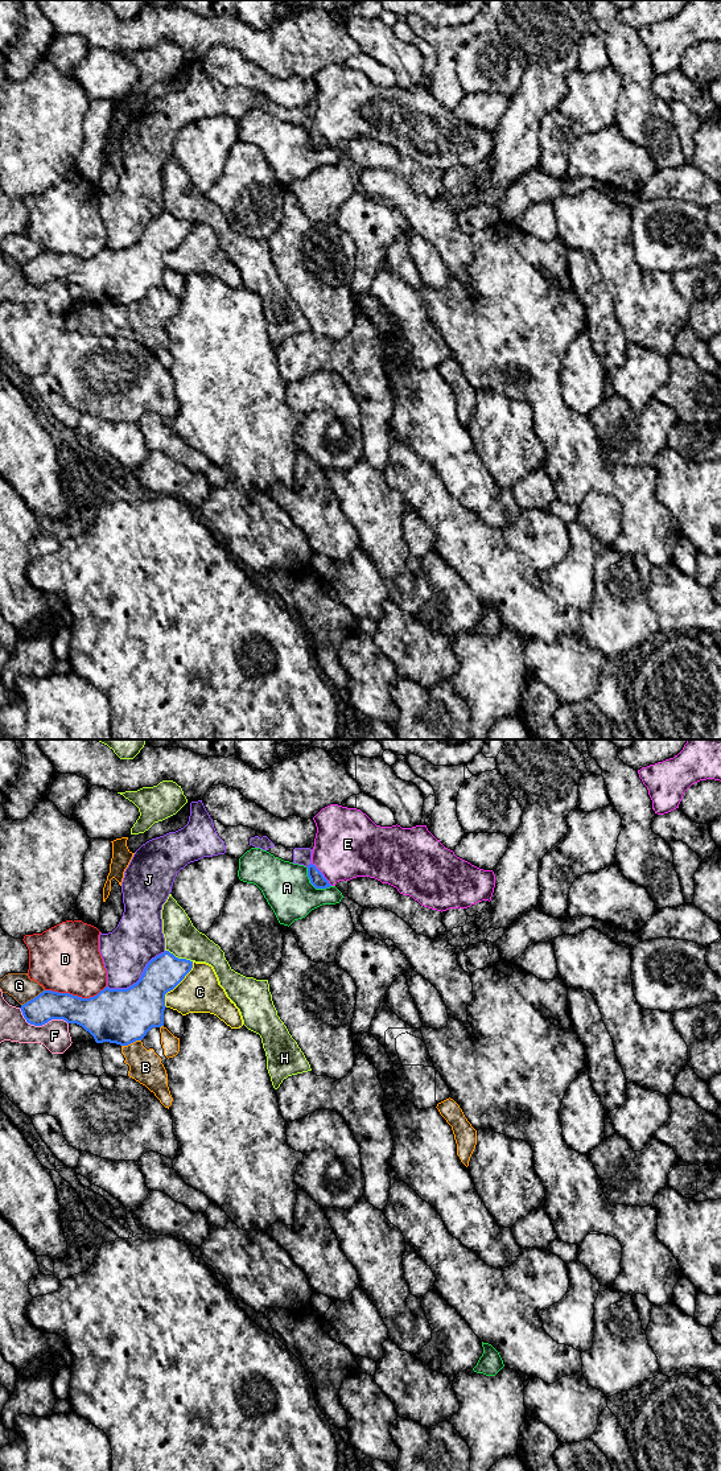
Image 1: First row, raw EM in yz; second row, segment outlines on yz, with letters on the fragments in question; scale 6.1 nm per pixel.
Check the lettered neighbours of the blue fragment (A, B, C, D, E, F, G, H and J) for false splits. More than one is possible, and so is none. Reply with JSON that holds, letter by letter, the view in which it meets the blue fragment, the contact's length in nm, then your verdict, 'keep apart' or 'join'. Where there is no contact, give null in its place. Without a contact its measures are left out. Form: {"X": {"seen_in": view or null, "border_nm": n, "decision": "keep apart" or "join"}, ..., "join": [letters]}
{"A": {"seen_in": "yz", "border_nm": 190, "decision": "keep apart"}, "B": {"seen_in": "yz", "border_nm": 130, "decision": "keep apart"}, "C": {"seen_in": "yz", "border_nm": 320, "decision": "keep apart"}, "D": {"seen_in": "yz", "border_nm": 380, "decision": "keep apart"}, "E": {"seen_in": "yz", "border_nm": 190, "decision": "join"}, "F": {"seen_in": "yz", "border_nm": 320, "decision": "keep apart"}, "G": {"seen_in": "yz", "border_nm": 170, "decision": "keep apart"}, "H": {"seen_in": "yz", "border_nm": 180, "decision": "keep apart"}, "J": {"seen_in": "yz", "border_nm": 420, "decision": "keep apart"}, "join": ["E"]}

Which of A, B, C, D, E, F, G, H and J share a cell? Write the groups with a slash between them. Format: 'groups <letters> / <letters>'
groups A / B / C / D / E / F / G / H / J

